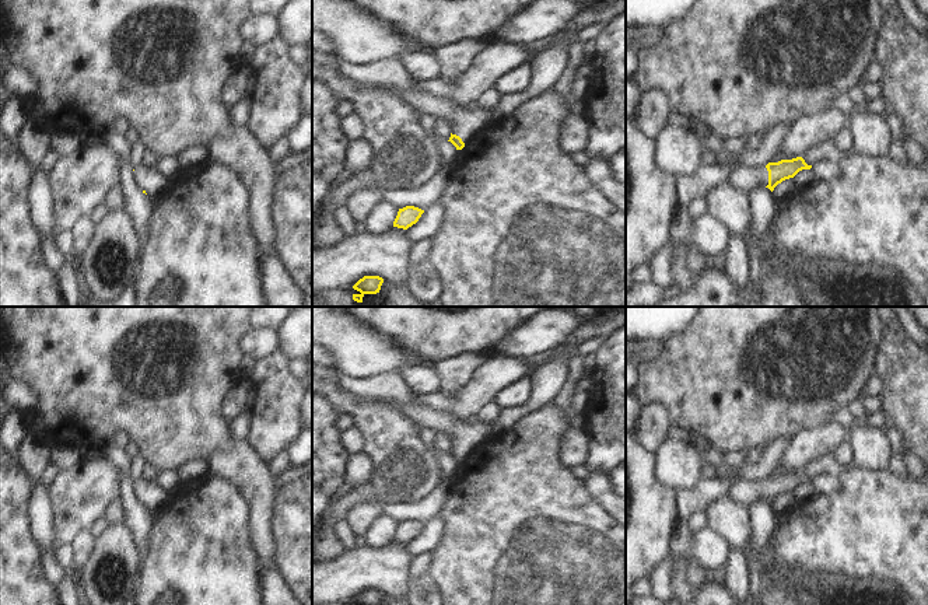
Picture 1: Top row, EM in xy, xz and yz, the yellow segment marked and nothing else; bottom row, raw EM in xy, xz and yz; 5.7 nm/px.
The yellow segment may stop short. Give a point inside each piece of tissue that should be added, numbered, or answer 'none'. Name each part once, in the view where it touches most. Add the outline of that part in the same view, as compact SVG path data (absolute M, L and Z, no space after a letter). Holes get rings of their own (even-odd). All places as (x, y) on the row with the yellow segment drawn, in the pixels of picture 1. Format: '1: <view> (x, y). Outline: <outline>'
1: yz (745, 178). Outline: M740 165L731 174L729 182L749 195L752 189L768 185L768 171L766 167Z

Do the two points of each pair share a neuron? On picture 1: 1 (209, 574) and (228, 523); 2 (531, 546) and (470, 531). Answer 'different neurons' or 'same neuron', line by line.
1: same neuron
2: same neuron

